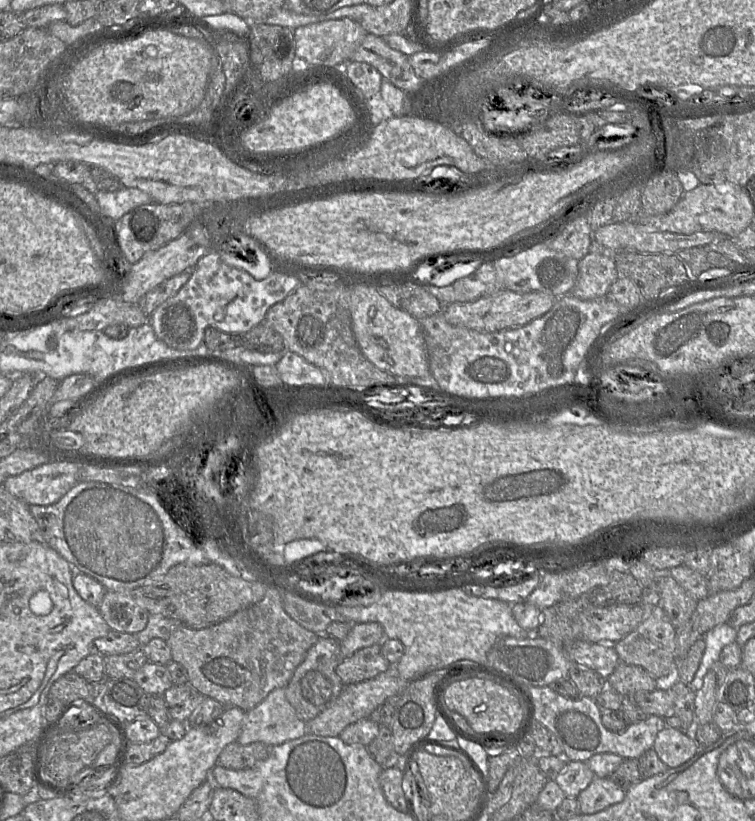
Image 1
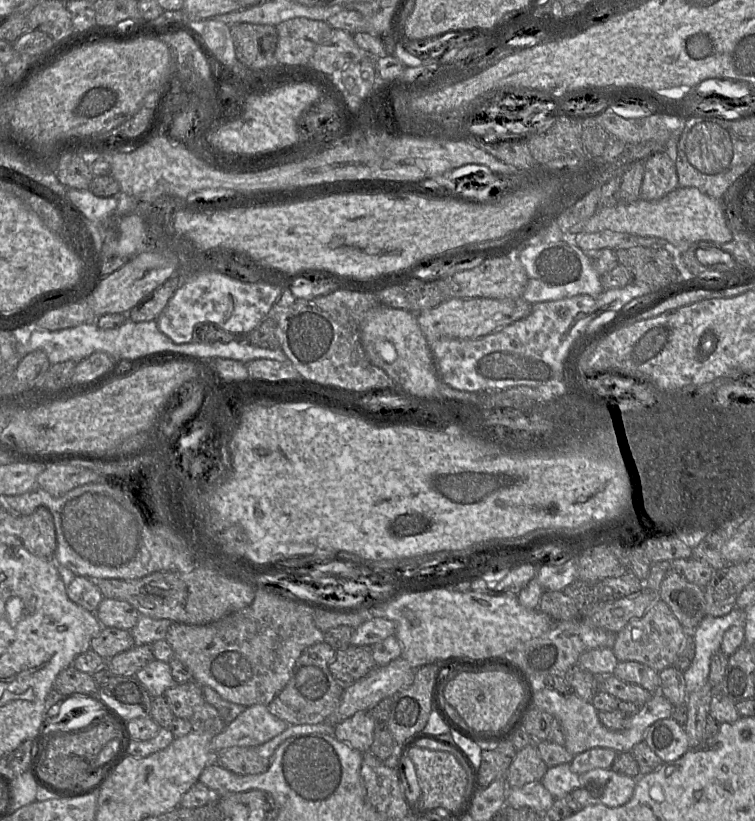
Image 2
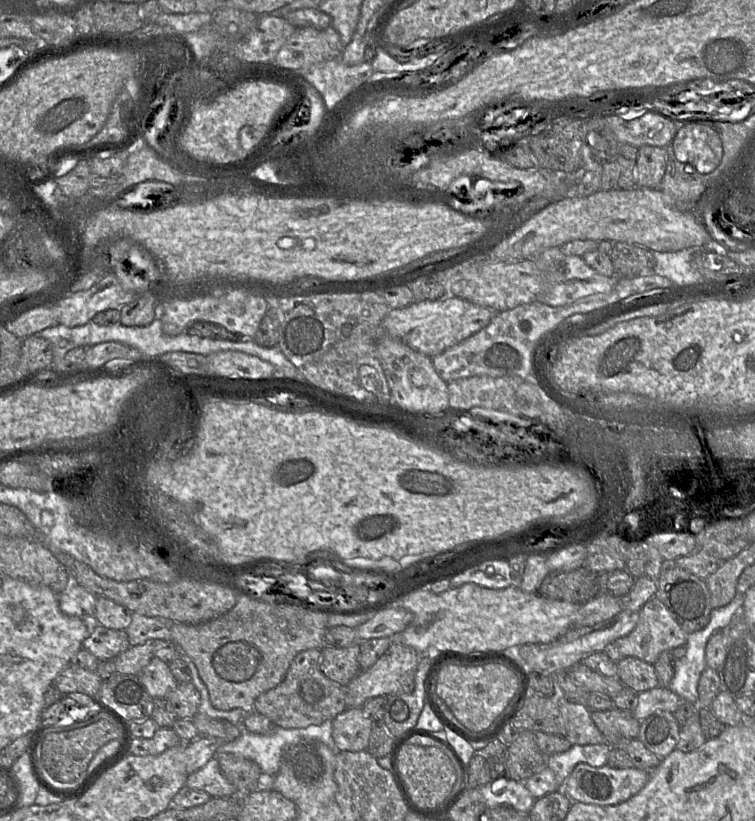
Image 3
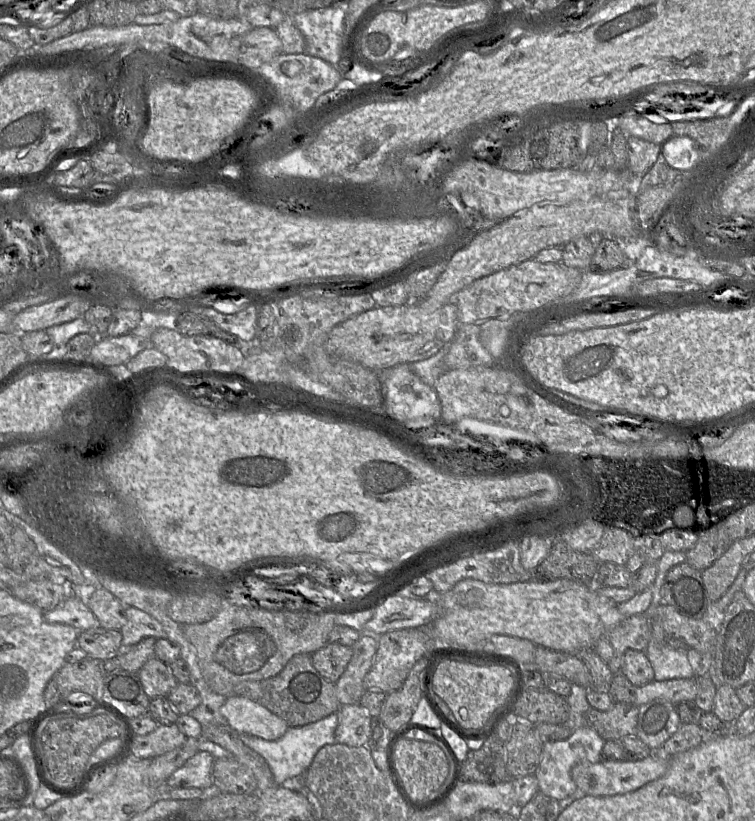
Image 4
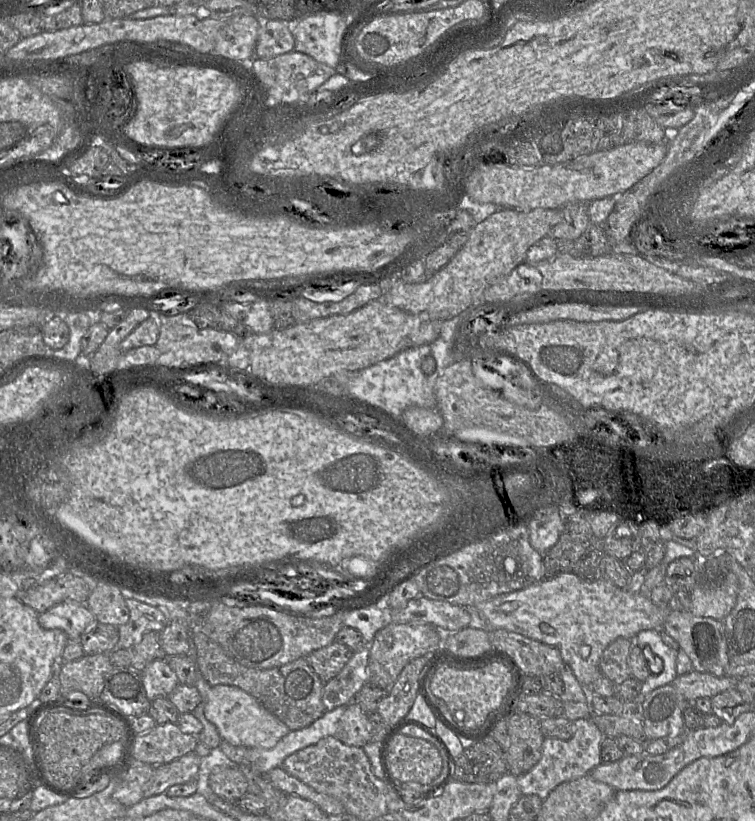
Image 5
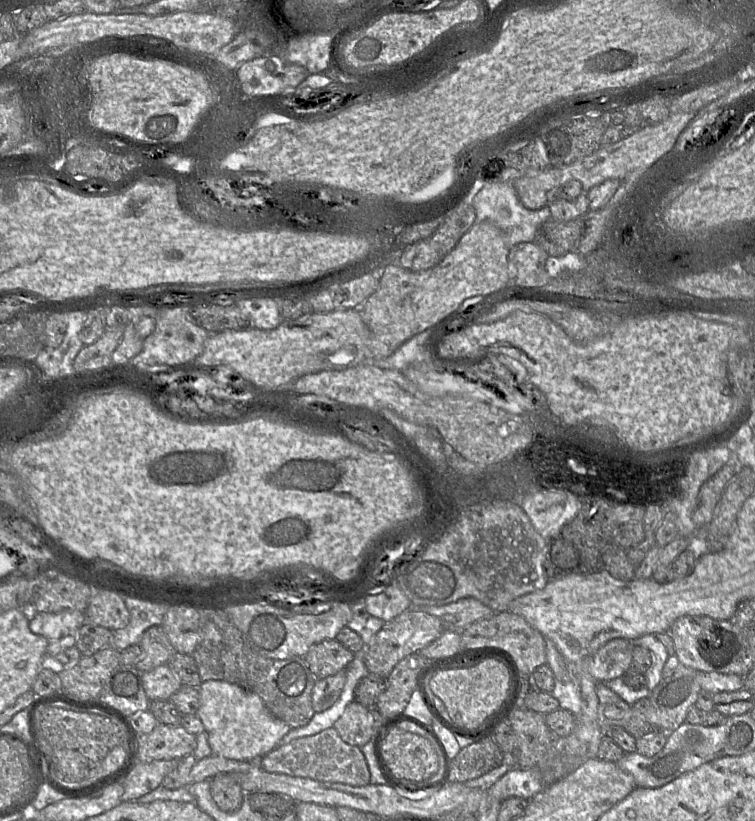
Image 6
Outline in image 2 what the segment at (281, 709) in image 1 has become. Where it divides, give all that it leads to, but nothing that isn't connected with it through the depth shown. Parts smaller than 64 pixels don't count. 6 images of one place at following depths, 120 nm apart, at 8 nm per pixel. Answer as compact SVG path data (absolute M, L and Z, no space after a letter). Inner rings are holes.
M256 704L246 707L210 742L211 759L222 749L233 746L257 747L278 734L289 724L270 713L268 707Z

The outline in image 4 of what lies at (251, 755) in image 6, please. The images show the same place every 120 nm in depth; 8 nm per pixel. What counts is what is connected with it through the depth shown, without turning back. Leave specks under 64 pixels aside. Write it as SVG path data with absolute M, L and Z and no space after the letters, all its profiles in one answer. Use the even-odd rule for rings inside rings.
M242 695L226 697L220 712L239 734L264 740L276 740L289 728L284 720L266 707Z

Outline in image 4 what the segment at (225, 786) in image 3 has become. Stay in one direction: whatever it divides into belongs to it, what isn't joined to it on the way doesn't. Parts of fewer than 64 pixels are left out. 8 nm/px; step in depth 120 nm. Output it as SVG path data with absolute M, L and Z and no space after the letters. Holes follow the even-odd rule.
M199 750L166 780L165 790L172 788L200 788L204 791L212 791L212 768L215 760L210 753Z

